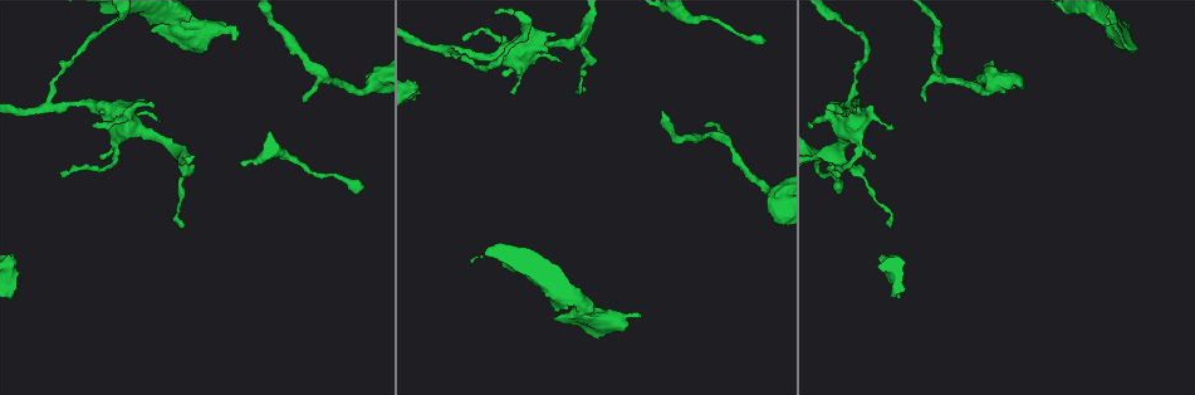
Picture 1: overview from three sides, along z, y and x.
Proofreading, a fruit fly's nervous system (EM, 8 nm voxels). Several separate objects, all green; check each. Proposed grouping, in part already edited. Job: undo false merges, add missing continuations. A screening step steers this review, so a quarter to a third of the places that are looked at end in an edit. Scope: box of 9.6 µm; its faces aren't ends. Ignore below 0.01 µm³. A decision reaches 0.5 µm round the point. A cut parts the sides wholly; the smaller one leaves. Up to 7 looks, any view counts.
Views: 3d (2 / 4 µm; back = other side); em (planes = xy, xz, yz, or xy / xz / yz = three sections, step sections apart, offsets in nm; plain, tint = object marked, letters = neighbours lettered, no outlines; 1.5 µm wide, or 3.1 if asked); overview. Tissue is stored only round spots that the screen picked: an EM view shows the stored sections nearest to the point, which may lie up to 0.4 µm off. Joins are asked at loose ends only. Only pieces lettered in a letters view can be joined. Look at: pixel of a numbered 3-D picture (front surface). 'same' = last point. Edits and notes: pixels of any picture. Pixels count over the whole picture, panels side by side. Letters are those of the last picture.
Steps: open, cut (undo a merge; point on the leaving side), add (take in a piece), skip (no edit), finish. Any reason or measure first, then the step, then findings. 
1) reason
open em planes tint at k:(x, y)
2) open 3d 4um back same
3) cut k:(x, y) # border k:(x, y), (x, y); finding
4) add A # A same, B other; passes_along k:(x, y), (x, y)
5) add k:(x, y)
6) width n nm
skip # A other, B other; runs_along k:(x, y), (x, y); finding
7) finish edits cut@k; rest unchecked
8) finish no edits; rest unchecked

sudden change in width
open 3d 4um at 1:(89, 106)

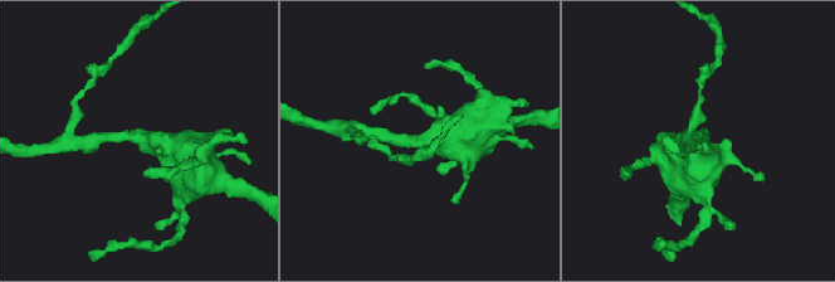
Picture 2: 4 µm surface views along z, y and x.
arm_widths 200, 600 nm
open em xz step 4 tint at 2:(702, 136)

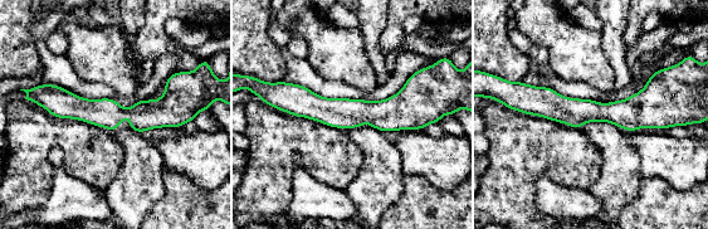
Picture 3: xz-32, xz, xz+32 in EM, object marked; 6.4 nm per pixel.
another direction
open em planes letters same

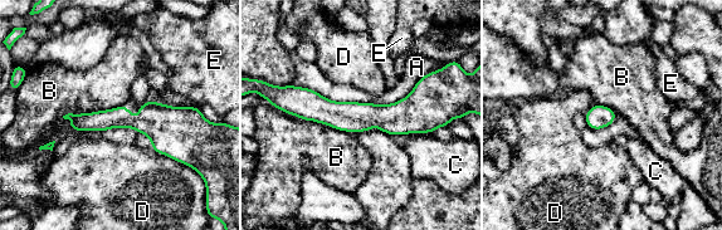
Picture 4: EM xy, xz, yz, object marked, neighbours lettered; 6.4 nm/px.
skip # A other, B other, C other, D other, E other; runs_along 4:(287, 106), (335, 114), (437, 113); all the same cell

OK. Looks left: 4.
open em planes letters at 1:(462, 39)

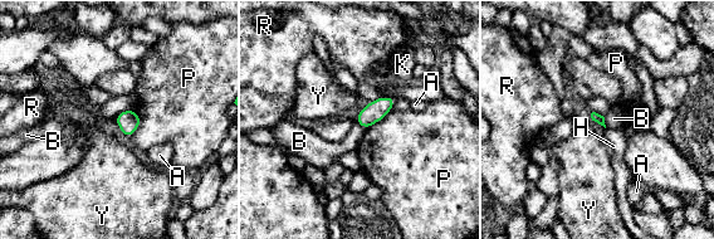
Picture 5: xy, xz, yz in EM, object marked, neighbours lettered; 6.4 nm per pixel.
longest_contact P 190 nm
skip # A other, B other, H other, K other, P other, R other, Y other; no lettered piece goes on from it

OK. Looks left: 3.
free end
open 3d 2um back at 1:(925, 101)

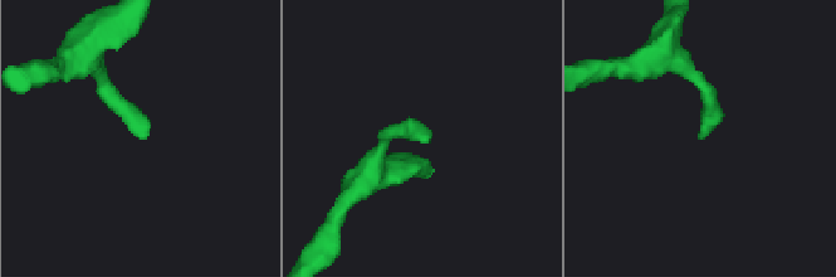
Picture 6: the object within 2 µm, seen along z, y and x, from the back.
need the tissue
open em 3.1um planes letters at 6:(144, 133)

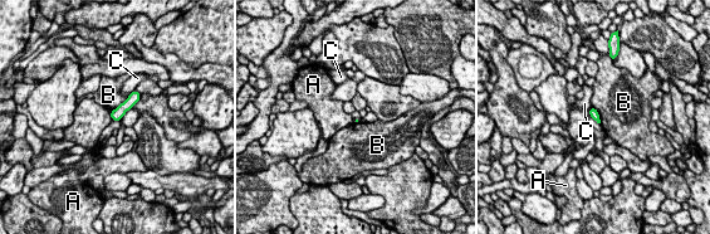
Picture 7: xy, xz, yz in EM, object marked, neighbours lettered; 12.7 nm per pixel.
skip # A other, B other, C other; border 7:(128, 96), (112, 111); none of them fits

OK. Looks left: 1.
finish no edits; rest unchecked

